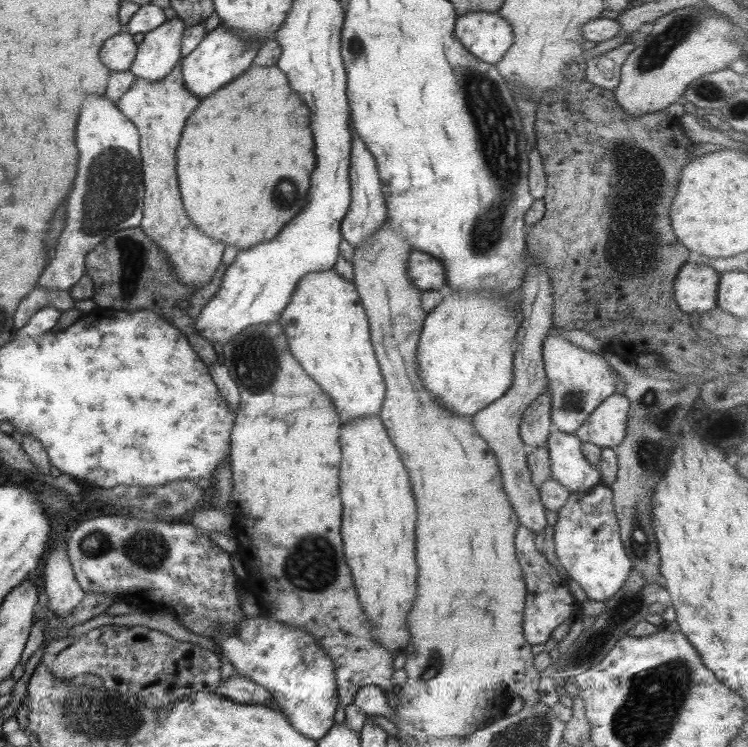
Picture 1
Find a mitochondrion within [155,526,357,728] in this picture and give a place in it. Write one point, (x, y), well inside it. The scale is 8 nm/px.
(313, 566)

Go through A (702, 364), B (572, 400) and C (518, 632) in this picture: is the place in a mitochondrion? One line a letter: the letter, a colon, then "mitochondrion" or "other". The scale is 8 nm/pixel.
A: other
B: mitochondrion
C: other

